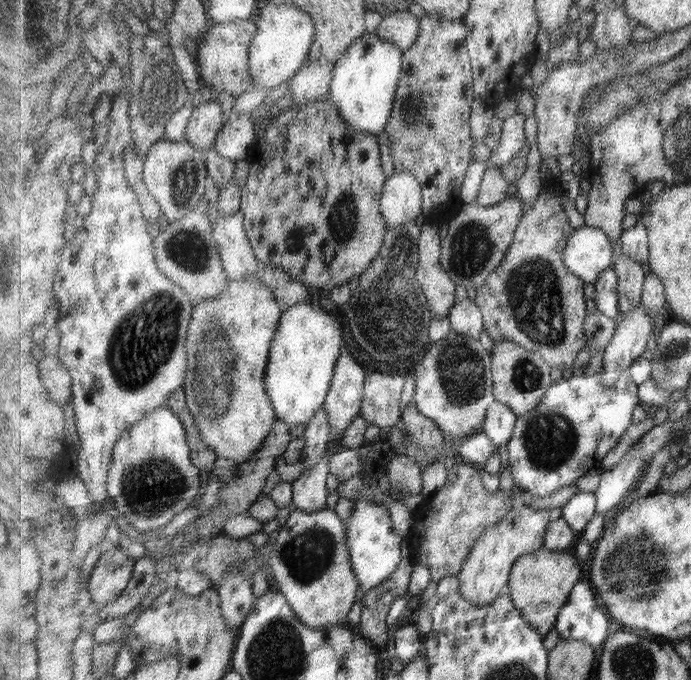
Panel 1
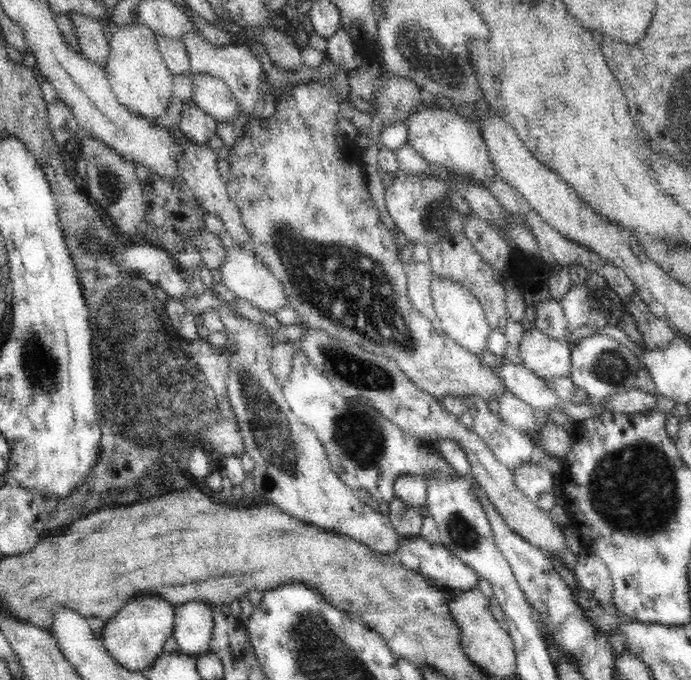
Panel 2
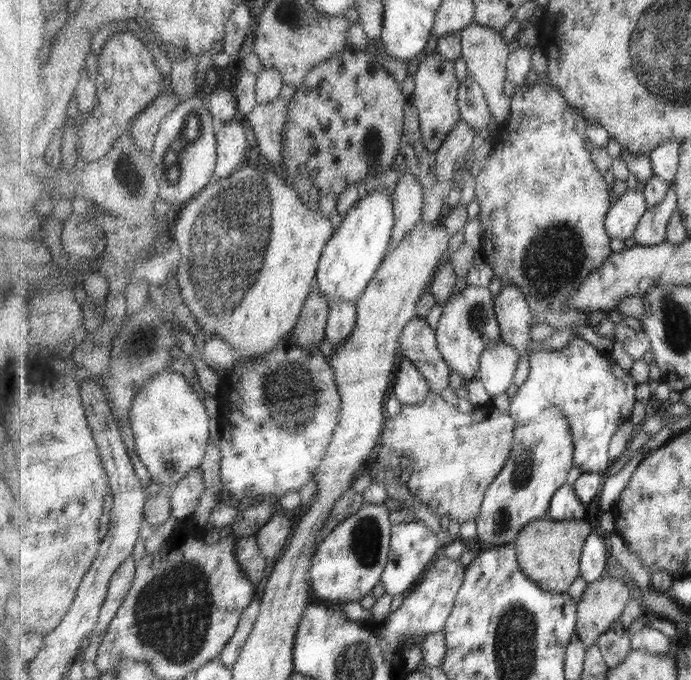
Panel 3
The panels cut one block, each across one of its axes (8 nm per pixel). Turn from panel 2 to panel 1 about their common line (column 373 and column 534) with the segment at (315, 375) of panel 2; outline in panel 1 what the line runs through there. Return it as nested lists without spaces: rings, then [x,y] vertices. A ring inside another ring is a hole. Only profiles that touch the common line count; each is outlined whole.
[[[601,366],[596,370],[592,376],[573,376],[568,373],[564,373],[562,380],[553,383],[553,386],[549,388],[549,391],[545,393],[545,397],[541,400],[537,409],[527,412],[522,418],[518,418],[518,422],[511,438],[511,441],[506,444],[508,451],[508,465],[511,467],[512,477],[515,481],[515,486],[519,490],[524,490],[529,492],[529,494],[535,496],[549,496],[553,492],[557,492],[559,488],[565,488],[565,486],[571,486],[575,484],[579,478],[587,475],[590,470],[600,470],[602,462],[605,460],[606,456],[609,455],[609,452],[613,451],[617,447],[617,444],[620,444],[622,437],[625,435],[625,432],[633,425],[633,412],[637,406],[642,405],[639,402],[639,386],[633,380],[633,377],[630,375],[629,371],[623,371],[617,381],[613,385],[605,385],[603,381],[603,372],[605,372],[605,367]]]

